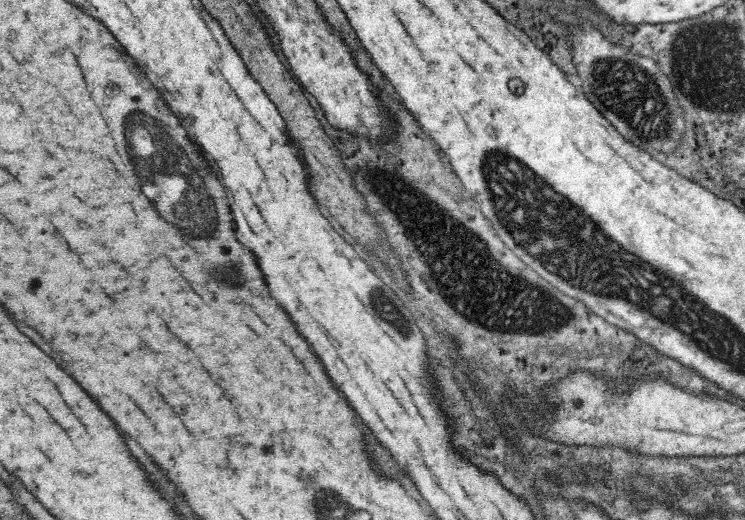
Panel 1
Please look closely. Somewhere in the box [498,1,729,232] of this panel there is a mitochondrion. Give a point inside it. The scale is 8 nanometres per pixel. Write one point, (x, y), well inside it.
(628, 90)

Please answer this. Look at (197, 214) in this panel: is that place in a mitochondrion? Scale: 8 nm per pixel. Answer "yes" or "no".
yes

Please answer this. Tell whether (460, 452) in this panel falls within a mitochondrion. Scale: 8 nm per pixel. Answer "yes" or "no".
no

